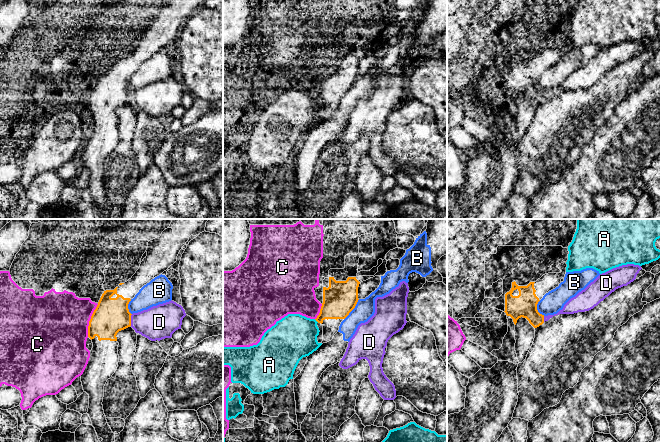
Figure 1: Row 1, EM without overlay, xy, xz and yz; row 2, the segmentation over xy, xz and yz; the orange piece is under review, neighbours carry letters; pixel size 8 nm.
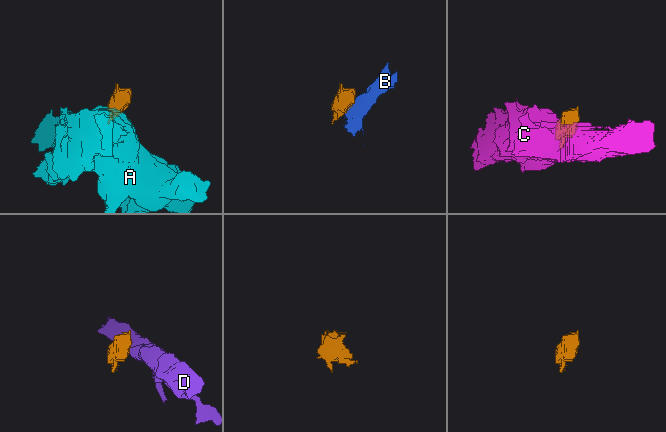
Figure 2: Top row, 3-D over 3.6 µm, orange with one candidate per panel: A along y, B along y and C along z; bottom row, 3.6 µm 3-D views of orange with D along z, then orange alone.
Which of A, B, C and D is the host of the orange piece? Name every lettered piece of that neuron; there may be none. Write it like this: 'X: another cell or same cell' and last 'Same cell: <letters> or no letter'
A: another cell
B: another cell
C: another cell
D: another cell
Same cell: no letter

